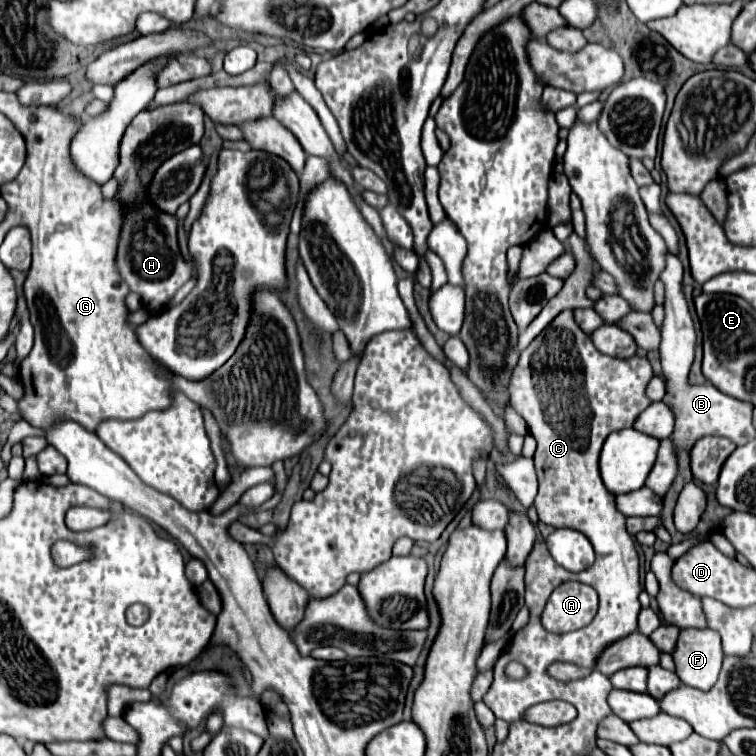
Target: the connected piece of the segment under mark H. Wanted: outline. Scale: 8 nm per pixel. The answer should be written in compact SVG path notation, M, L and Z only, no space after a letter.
M191 102L143 110L133 118L121 140L121 162L115 170L115 178L119 180L117 196L123 200L127 210L117 252L117 268L119 274L125 276L123 280L129 284L131 292L137 292L145 308L151 312L165 310L173 294L191 278L191 266L183 260L177 246L177 218L155 210L147 202L145 188L159 164L201 140L203 116L201 106Z

